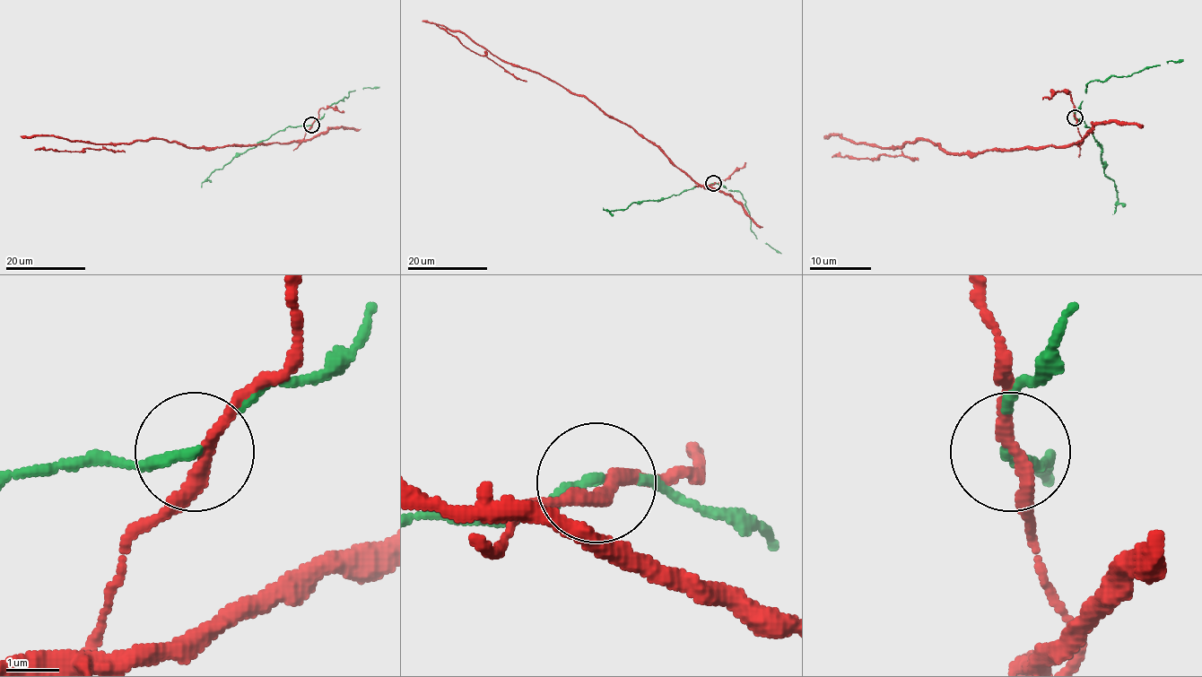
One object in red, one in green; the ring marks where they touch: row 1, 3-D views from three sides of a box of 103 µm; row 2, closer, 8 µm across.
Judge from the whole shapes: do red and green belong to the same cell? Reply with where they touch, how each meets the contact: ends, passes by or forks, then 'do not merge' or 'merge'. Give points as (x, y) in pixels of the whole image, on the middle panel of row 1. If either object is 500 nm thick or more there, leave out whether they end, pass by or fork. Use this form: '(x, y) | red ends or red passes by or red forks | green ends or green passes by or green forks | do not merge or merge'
(713, 183) | red passes by | green passes by | do not merge

